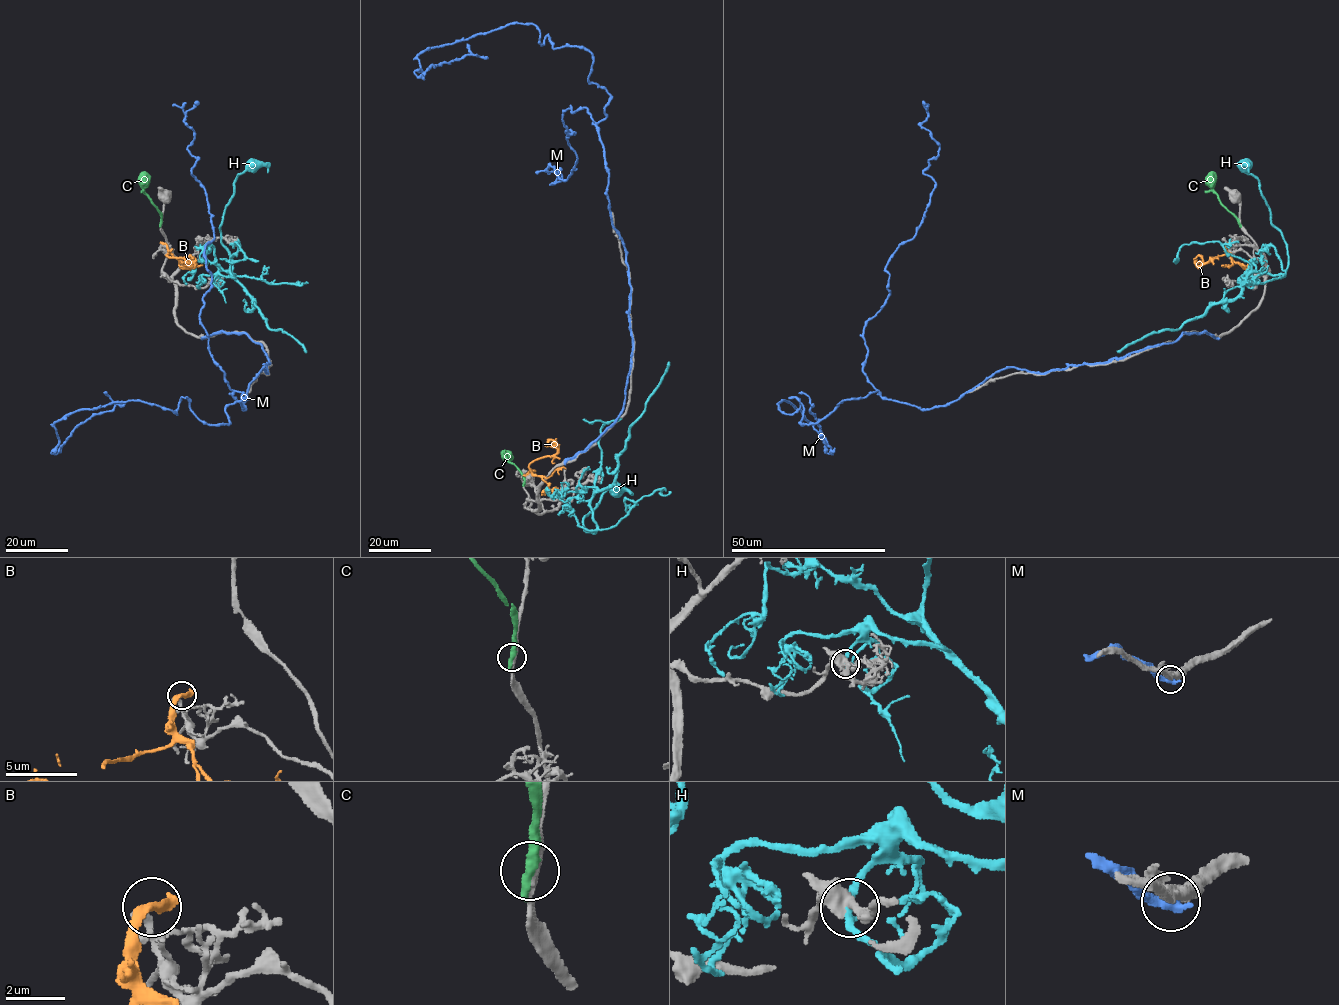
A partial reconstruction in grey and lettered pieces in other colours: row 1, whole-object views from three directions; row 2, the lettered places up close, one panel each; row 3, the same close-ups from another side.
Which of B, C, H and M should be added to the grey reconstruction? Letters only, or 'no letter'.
no letter

